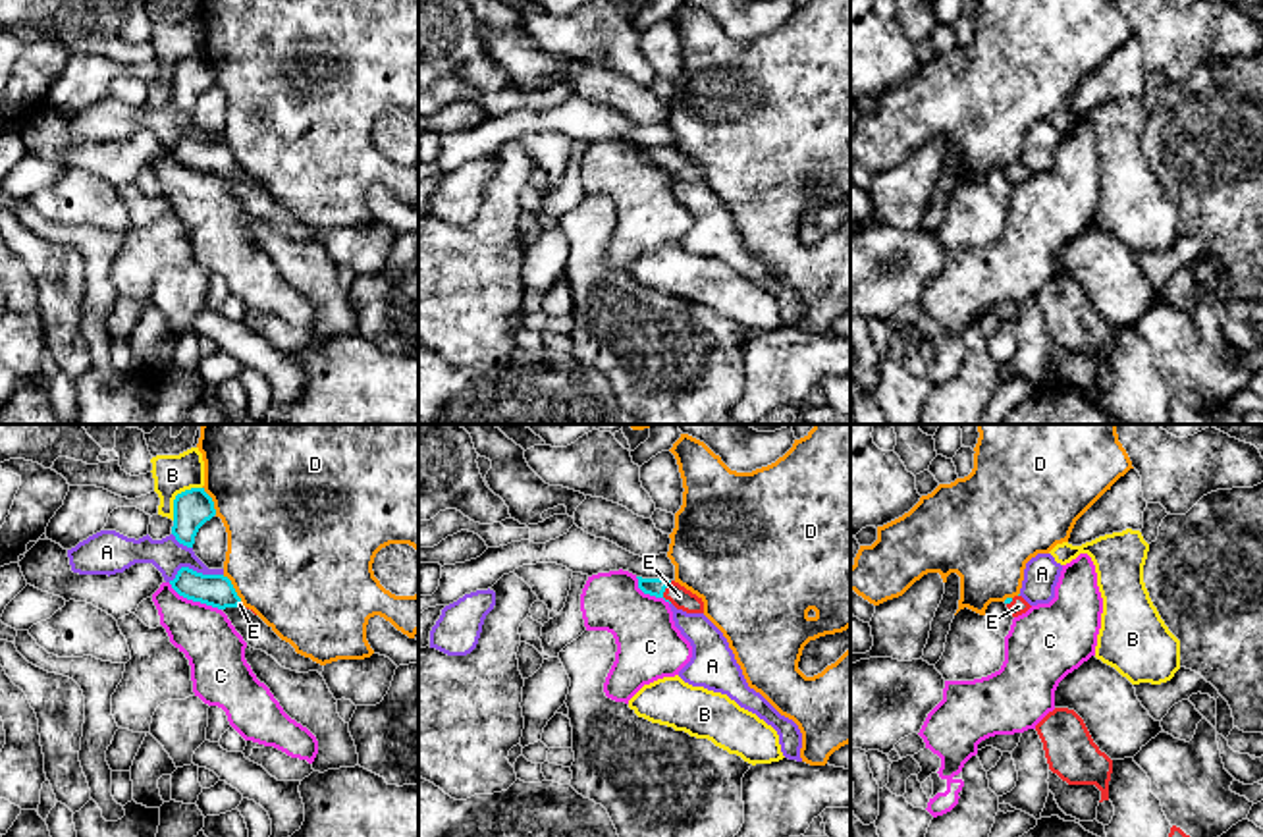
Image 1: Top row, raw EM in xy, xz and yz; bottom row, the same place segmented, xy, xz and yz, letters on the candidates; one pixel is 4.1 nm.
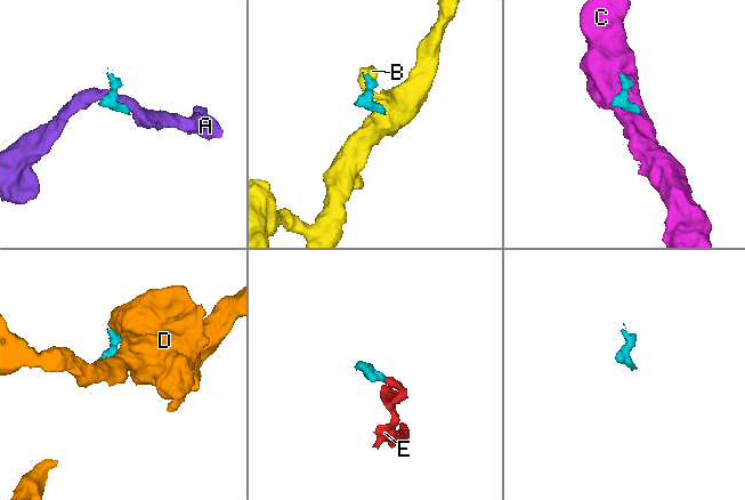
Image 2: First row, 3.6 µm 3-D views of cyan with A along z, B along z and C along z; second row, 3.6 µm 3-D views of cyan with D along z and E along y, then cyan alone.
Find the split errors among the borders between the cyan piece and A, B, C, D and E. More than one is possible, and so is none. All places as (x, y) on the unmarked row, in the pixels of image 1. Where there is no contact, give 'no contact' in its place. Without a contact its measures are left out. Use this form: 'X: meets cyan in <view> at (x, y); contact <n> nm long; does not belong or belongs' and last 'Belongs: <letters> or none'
A: meets cyan in xy at (193, 139); contact 240 nm long; does not belong
B: meets cyan in xy at (176, 64); contact 190 nm long; does not belong
C: meets cyan in xy at (195, 168); contact 260 nm long; does not belong
D: meets cyan in xy at (234, 157); contact 150 nm long; does not belong
E: meets cyan in xz at (664, 159); contact 100 nm long; belongs
Belongs: E

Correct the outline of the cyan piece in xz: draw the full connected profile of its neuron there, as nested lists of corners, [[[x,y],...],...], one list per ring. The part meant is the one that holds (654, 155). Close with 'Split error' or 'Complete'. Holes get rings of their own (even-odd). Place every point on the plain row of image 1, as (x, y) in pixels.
[[[638,147],[638,156],[644,162],[663,166],[665,170],[673,172],[677,177],[686,181],[704,181],[704,170],[685,154],[669,147]]]. Split error

